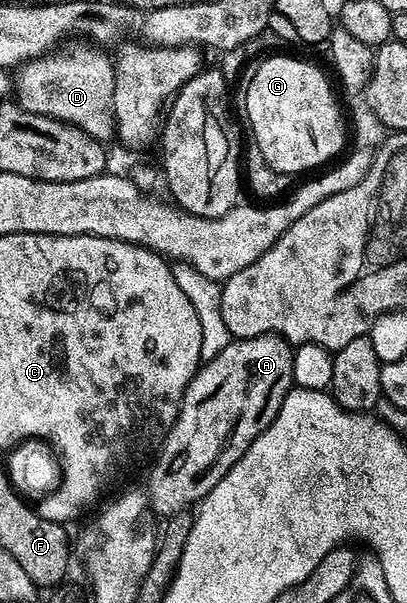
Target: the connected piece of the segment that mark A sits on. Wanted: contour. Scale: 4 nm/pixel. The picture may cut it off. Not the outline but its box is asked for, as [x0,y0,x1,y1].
[144,334,295,518]

